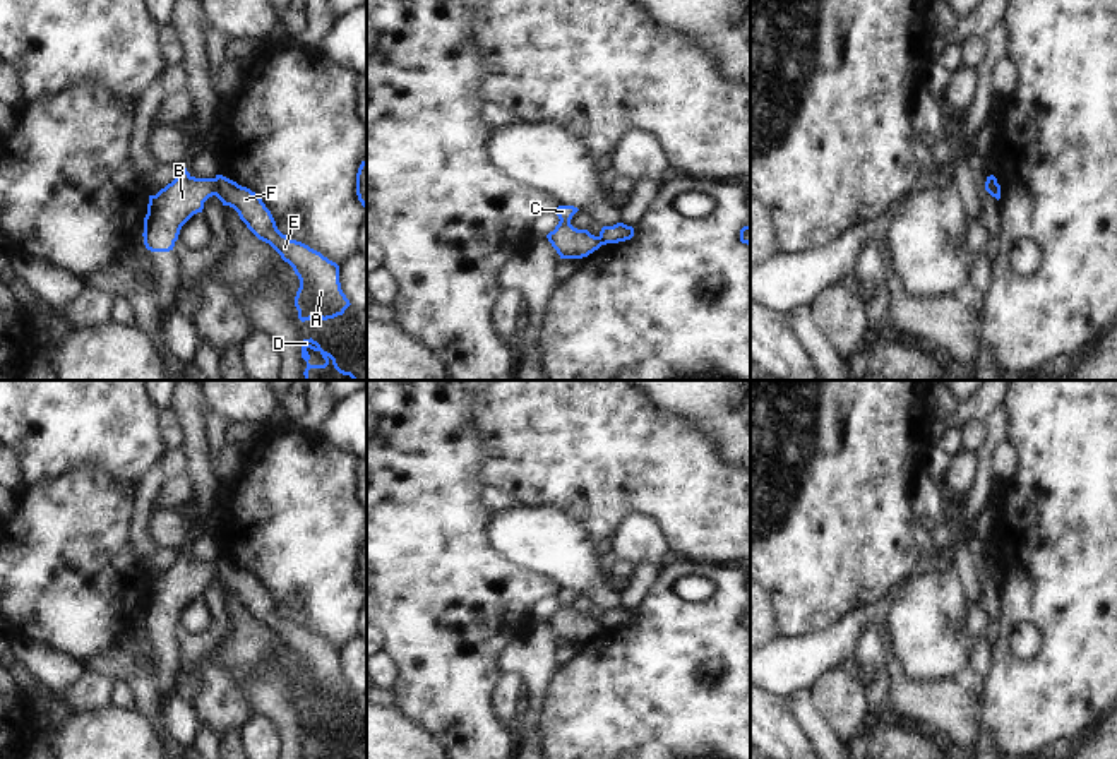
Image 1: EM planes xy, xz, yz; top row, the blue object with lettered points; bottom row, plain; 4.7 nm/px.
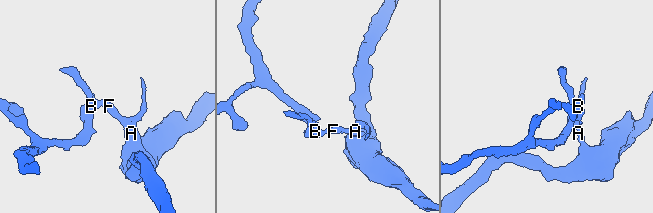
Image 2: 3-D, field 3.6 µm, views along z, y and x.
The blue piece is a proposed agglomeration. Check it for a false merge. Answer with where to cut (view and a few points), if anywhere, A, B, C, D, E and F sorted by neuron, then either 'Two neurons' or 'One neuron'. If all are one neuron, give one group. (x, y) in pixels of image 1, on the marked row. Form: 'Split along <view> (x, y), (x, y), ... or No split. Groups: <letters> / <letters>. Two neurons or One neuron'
Split along xy (211, 179), (216, 194). Groups: A D E F / B C. Two neurons.

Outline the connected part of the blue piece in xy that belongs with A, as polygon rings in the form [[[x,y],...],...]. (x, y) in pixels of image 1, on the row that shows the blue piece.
[[[216,175],[216,197],[233,207],[247,228],[269,243],[300,279],[295,307],[302,322],[343,315],[351,305],[341,290],[339,266],[308,245],[283,235],[262,199],[247,187]]]

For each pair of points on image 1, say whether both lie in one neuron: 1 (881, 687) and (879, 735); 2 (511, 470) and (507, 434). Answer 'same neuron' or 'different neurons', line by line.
1: different neurons
2: same neuron

